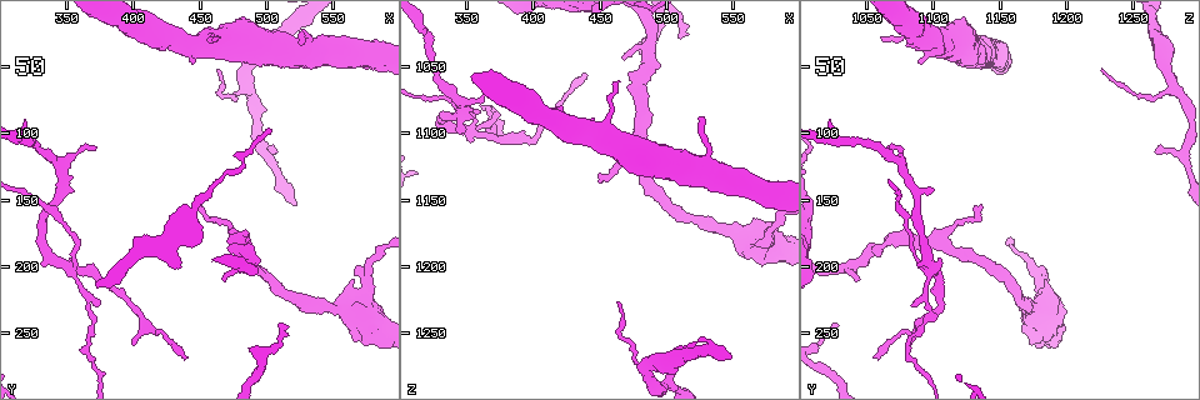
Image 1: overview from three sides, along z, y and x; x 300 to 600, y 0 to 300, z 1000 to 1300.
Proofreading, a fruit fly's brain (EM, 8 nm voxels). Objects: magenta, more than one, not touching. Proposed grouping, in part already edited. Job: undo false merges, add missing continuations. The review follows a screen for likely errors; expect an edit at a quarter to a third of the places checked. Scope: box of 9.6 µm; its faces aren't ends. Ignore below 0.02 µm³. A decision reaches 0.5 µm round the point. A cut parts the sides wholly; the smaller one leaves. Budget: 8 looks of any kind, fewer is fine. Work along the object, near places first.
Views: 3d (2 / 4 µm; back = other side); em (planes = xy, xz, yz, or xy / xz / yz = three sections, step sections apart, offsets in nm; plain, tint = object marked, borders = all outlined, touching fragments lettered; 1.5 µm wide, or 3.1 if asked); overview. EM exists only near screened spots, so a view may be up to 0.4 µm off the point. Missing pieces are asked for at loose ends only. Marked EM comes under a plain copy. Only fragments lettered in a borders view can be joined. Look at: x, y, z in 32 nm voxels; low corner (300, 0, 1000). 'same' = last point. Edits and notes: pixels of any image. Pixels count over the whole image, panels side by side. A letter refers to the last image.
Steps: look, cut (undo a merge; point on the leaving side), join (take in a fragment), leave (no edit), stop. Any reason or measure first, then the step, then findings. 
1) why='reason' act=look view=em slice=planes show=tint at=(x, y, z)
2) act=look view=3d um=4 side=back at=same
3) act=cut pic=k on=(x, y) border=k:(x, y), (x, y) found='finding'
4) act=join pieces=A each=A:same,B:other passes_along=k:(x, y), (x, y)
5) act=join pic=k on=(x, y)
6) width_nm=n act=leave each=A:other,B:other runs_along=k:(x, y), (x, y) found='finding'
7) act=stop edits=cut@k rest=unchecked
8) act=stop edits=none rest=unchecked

why='abrupt turn' act=look view=em slice=planes show=borders at=(354, 204, 1100)

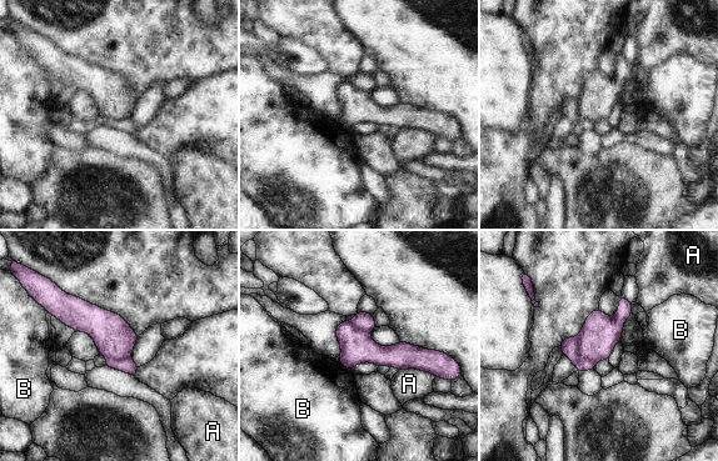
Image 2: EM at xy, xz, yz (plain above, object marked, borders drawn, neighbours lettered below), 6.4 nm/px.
act=cut pic=2 on=(569, 346) each=A:other,B:other found='a second neuron is stuck on'

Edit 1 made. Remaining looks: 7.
why='redraw' act=look view=overview

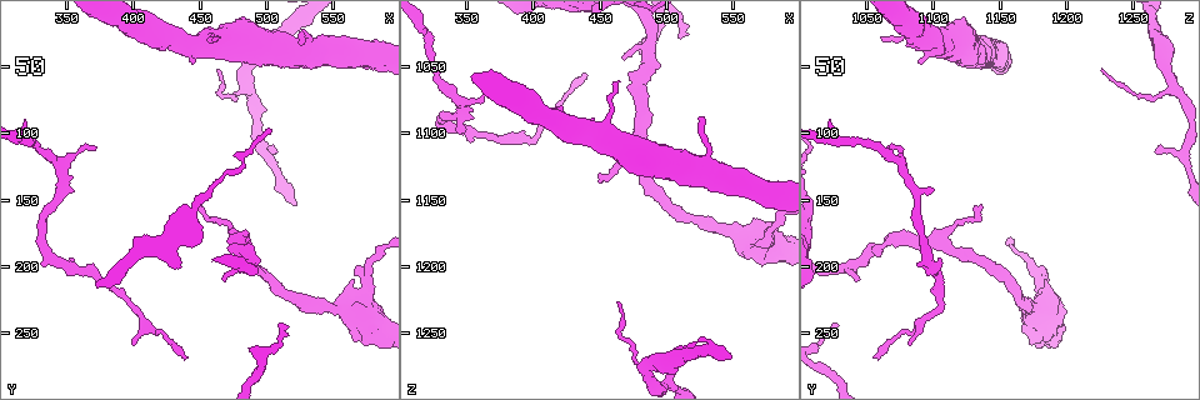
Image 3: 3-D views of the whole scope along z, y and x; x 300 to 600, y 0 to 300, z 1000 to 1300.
why='free end' act=look view=em slice=planes show=borders at=(438, 268, 1054)

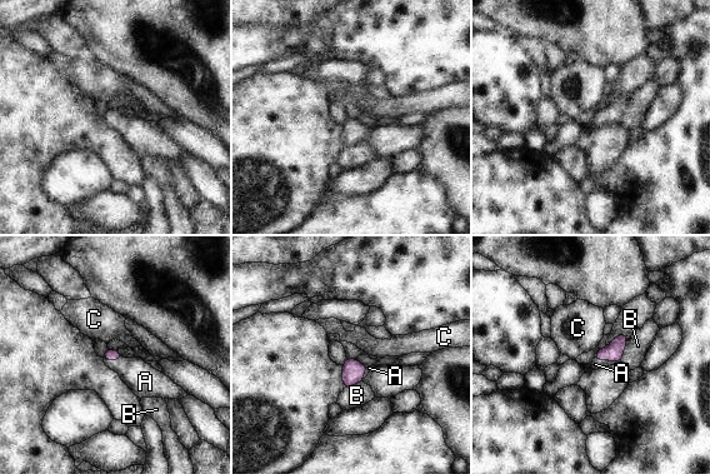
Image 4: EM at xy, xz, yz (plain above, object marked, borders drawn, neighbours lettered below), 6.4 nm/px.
act=join pieces=A each=A:same,B:other,C:other passes_along=4:(614, 352), (608, 359), (595, 364) found='the neuron continues'

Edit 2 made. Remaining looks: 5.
act=stop edits=cut@2,join@4 rest=unchecked

